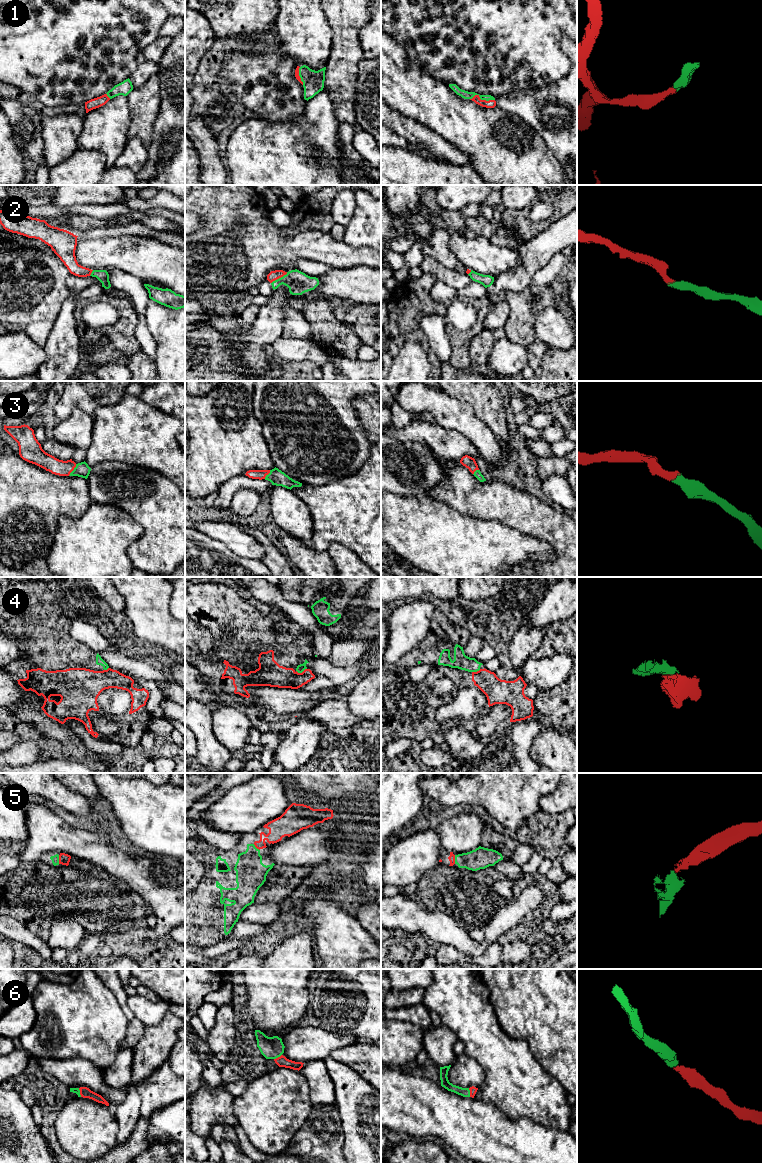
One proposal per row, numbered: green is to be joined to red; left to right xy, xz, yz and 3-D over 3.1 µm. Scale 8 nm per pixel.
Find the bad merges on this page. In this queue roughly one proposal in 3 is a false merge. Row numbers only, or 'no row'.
4

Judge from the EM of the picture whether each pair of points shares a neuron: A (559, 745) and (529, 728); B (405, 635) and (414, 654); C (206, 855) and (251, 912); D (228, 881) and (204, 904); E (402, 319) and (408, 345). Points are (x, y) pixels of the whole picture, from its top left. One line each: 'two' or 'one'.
A: two
B: two
C: two
D: one
E: two

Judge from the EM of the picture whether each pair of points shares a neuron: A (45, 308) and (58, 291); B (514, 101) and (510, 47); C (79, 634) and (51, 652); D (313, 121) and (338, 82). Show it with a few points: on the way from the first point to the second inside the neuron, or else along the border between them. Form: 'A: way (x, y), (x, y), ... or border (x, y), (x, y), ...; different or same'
A: way (45, 304), (54, 295); same
B: border (536, 88), (509, 91), (495, 98); different
C: border (72, 620), (70, 634), (93, 650); different
D: border (323, 89), (332, 100), (333, 114), (336, 118); different

